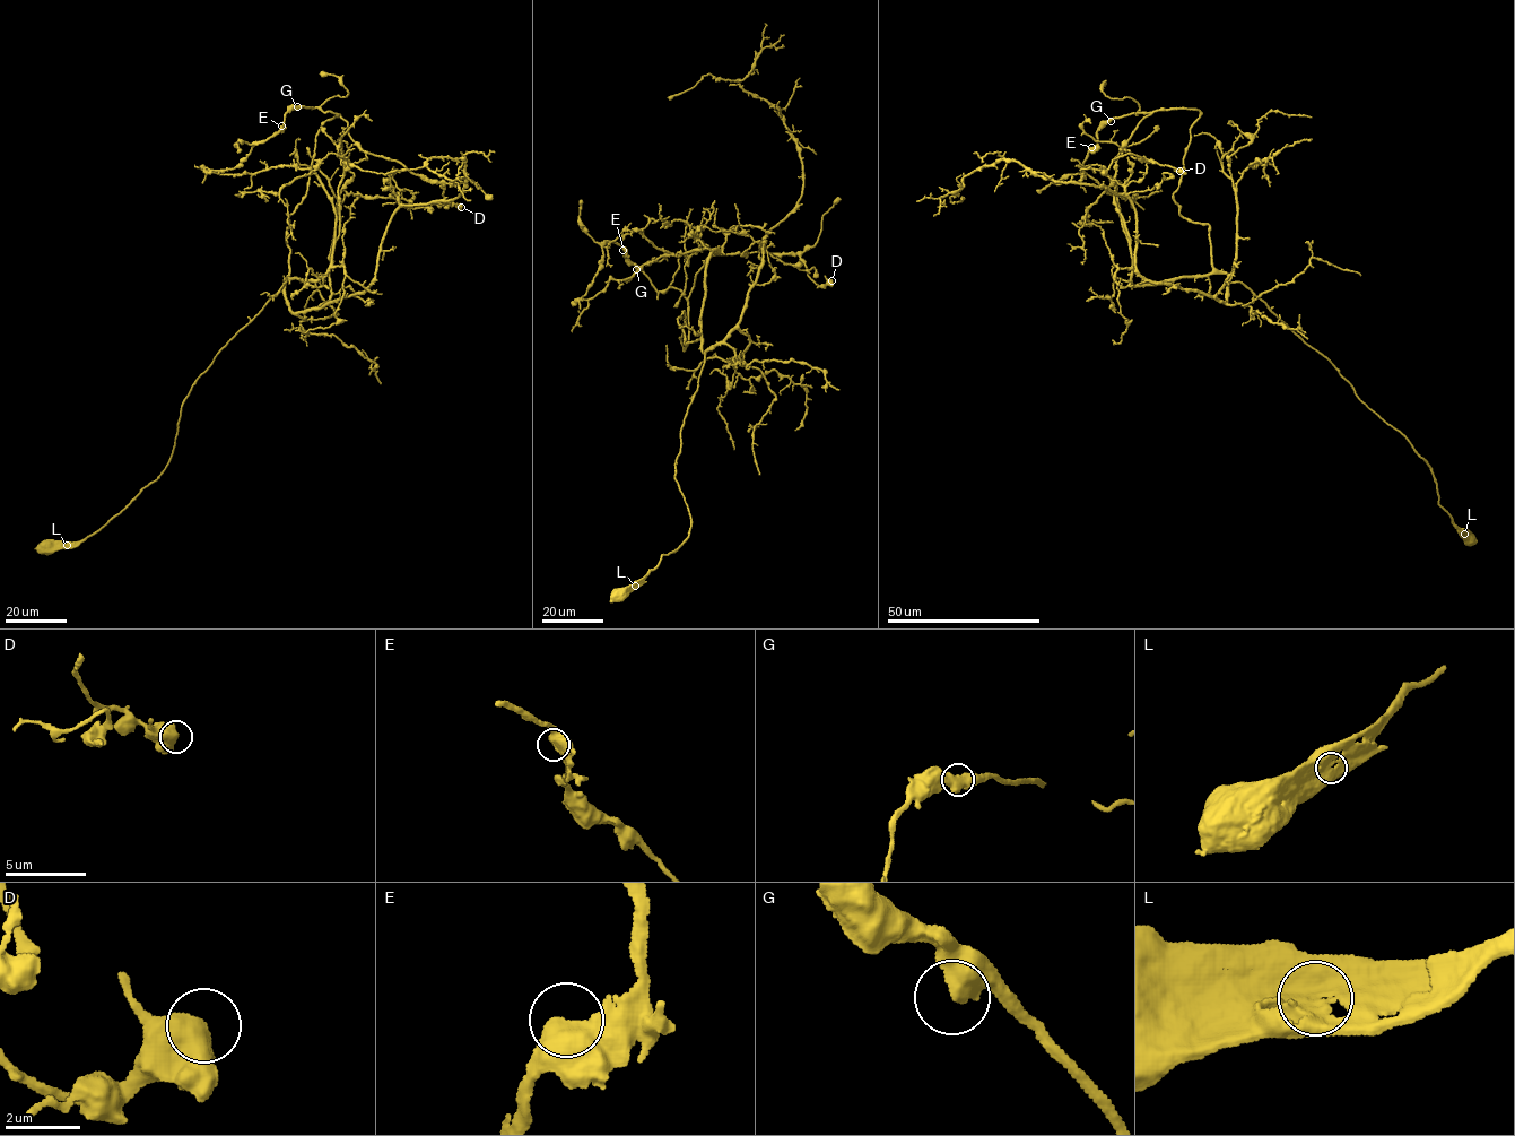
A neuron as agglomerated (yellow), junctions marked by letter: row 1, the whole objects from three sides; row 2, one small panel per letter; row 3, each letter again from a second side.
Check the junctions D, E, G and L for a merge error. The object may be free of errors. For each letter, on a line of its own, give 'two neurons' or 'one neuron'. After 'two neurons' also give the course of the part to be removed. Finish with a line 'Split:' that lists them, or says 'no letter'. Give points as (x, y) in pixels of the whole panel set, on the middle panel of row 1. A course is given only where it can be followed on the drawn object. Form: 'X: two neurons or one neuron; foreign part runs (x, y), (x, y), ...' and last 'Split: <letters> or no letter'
D: one neuron
E: one neuron
G: one neuron
L: one neuron
Split: no letter

